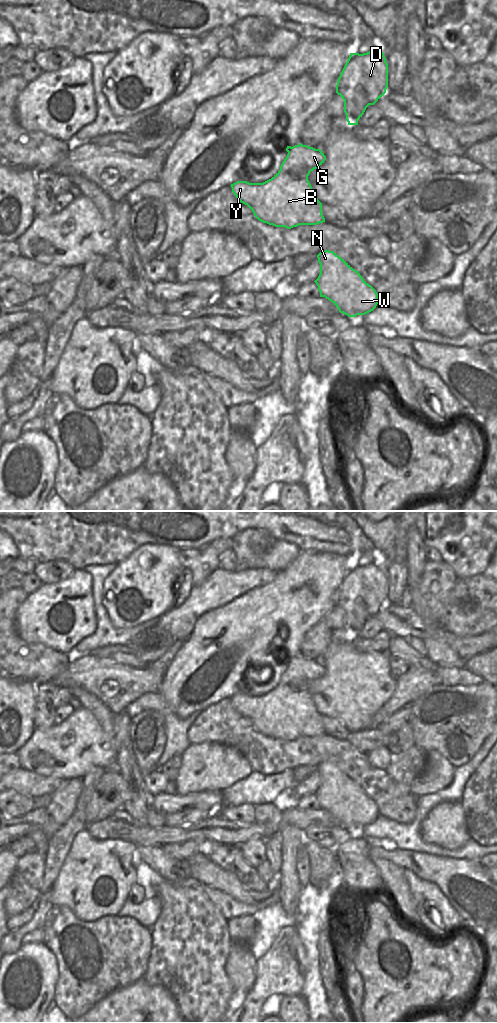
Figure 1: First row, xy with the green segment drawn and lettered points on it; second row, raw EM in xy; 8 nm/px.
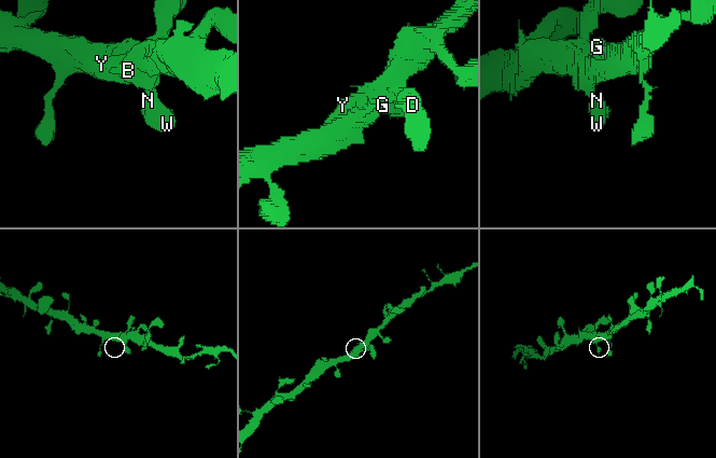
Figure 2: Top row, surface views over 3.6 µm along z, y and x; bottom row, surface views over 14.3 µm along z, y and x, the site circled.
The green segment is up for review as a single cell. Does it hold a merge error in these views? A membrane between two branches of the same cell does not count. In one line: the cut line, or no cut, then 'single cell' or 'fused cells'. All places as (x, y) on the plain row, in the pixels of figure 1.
no cut | single cell

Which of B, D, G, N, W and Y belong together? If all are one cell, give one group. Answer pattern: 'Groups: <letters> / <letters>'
Groups: B D G N W Y.

